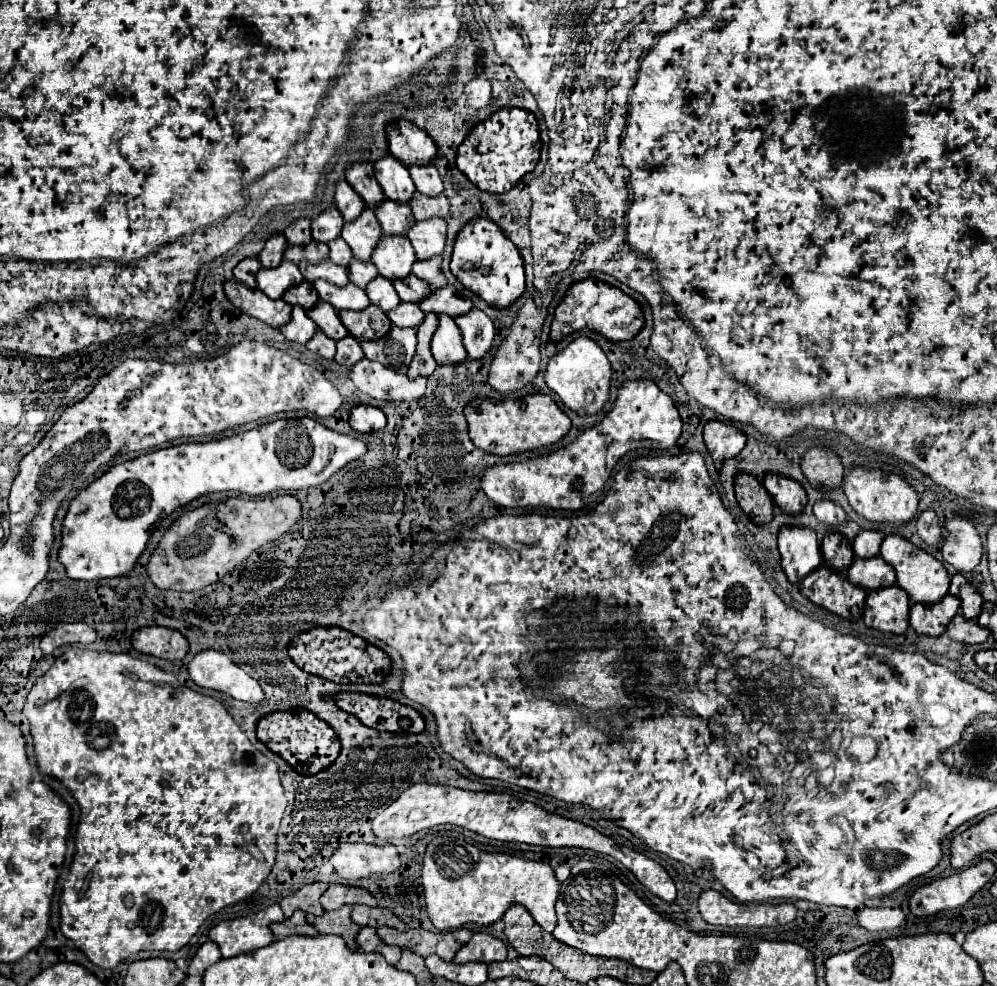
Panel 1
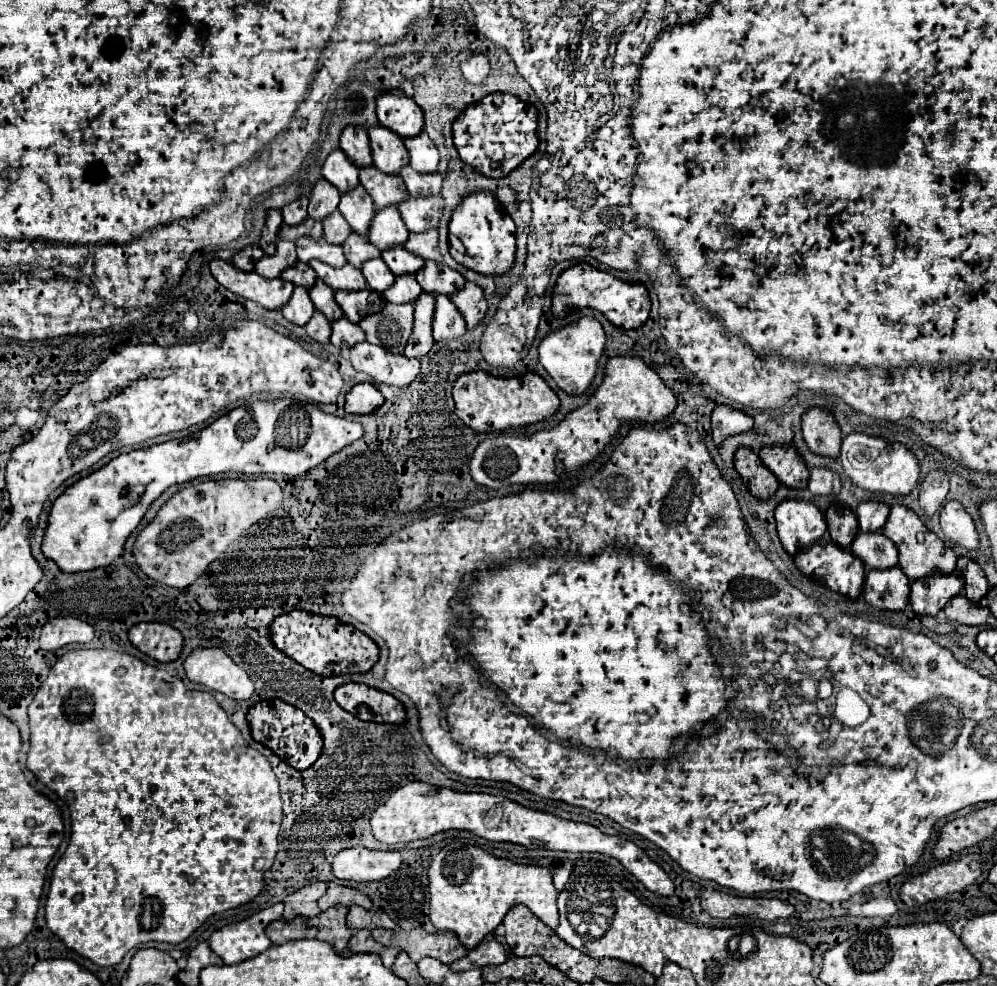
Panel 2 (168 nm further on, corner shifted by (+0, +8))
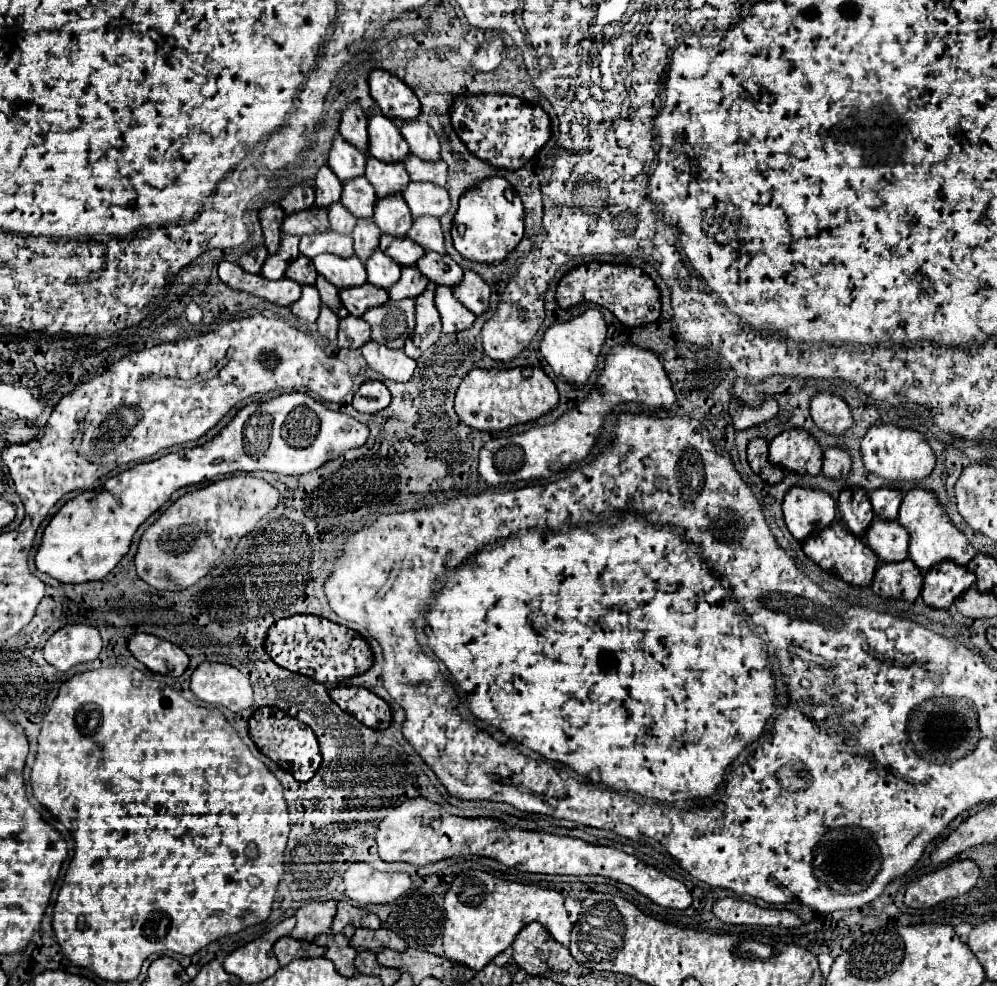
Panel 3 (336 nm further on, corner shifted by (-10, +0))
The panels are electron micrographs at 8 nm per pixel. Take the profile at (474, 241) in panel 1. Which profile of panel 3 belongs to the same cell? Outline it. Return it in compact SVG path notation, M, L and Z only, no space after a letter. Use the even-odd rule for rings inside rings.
M492 176L476 182L468 188L458 202L458 212L452 220L452 240L454 248L468 260L498 264L508 252L512 252L524 236L524 206L514 190L512 200L506 198L510 182L502 176Z

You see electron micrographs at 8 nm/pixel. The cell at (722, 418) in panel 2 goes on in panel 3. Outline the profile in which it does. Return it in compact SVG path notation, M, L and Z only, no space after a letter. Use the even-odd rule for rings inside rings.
M764 396L762 406L734 406L730 410L730 416L734 420L736 430L746 430L770 420L772 416L776 416L776 412L778 412L776 400L772 396Z

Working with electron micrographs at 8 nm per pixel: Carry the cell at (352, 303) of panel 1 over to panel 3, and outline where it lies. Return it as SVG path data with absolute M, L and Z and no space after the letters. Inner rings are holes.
M320 254L316 256L314 264L318 274L322 274L336 288L350 288L366 282L366 268L360 264L358 256L344 258L334 254Z

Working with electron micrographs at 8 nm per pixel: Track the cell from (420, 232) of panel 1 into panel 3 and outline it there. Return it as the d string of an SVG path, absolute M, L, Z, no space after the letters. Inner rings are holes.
M410 182L402 194L412 210L412 216L430 214L440 218L444 216L444 212L448 212L450 206L446 188L432 182Z

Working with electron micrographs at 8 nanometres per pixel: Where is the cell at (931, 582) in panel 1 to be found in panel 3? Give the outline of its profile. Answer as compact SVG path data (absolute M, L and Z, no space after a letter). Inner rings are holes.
M912 488L910 492L906 492L902 504L900 504L900 524L904 524L904 528L908 528L910 532L910 546L908 546L908 556L910 560L914 560L914 564L926 572L928 568L932 568L932 564L938 564L946 558L954 560L956 564L966 566L972 556L976 556L976 550L972 548L972 544L968 542L968 538L950 522L946 510L942 508L942 504L938 502L938 496L932 490L924 490L924 488Z

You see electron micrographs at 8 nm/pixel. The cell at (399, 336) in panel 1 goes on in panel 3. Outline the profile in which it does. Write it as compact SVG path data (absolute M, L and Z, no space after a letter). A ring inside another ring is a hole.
M388 300L378 308L370 308L364 312L364 320L372 326L372 340L380 344L388 344L388 348L404 348L404 340L412 334L414 328L414 300Z

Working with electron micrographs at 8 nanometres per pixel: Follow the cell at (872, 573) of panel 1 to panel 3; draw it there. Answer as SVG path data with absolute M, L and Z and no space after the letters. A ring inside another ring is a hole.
M874 518L864 538L882 562L898 562L908 556L908 530L898 520Z

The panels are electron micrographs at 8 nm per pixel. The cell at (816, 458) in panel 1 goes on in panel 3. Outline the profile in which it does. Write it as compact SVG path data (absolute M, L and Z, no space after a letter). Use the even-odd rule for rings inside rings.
M816 394L810 400L810 414L816 426L828 434L840 436L852 426L850 408L838 394Z

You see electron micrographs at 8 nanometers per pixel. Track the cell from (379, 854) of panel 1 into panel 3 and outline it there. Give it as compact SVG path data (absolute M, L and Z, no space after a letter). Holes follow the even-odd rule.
M356 862L344 872L344 886L344 894L358 904L390 904L412 886L412 880L408 874L386 874Z

